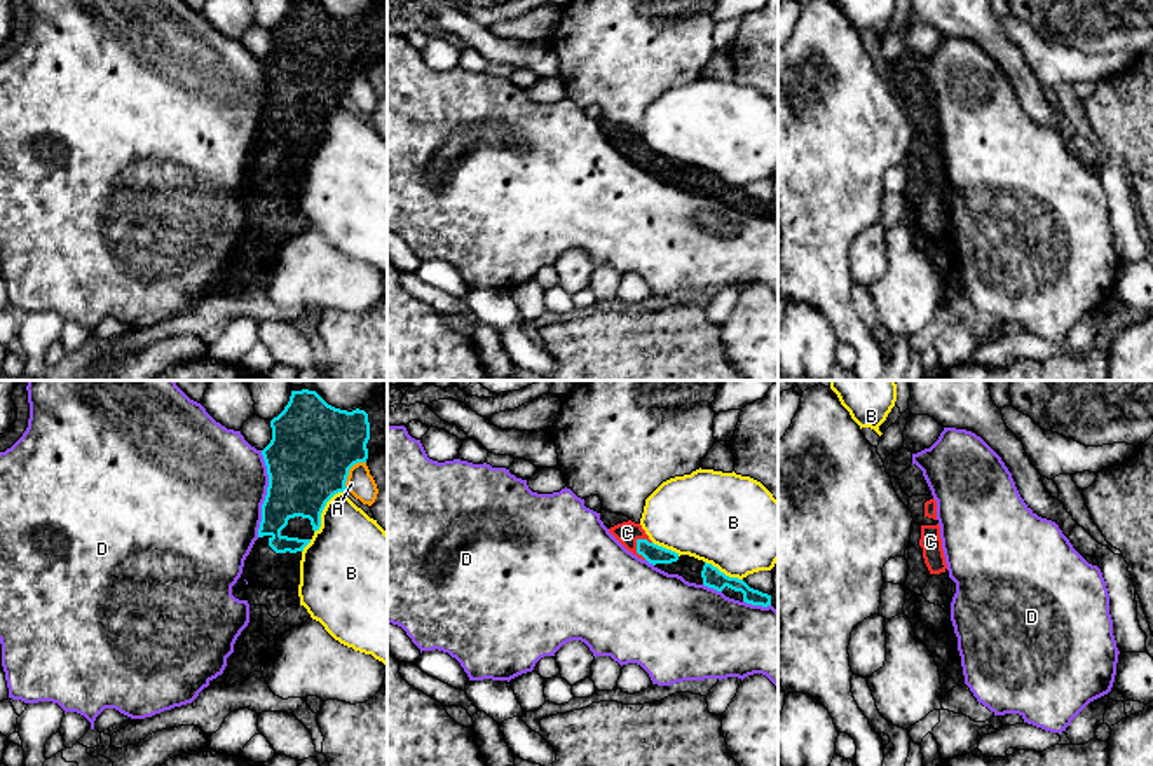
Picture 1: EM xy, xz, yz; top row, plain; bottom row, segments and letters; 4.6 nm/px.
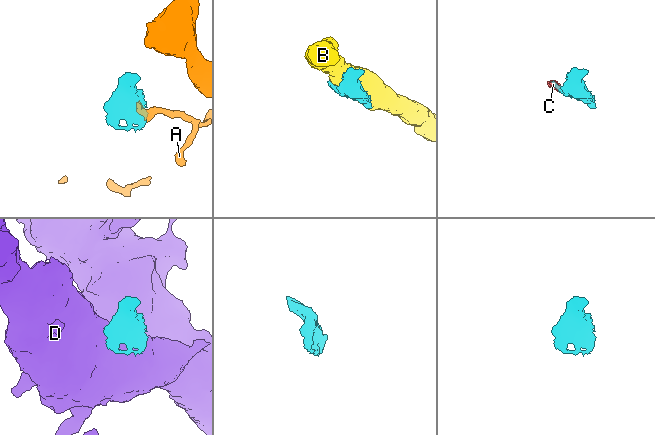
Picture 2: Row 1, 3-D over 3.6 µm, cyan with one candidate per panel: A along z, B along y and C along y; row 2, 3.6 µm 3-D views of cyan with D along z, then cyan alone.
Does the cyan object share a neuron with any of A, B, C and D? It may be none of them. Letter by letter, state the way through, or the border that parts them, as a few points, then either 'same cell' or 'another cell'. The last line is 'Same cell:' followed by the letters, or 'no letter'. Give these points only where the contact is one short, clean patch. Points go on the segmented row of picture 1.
A: border xy (365, 461), (358, 461), (349, 470), (346, 491); another cell
B: another cell
C: way xz (653, 553), (637, 550), (627, 533); same cell
D: another cell
Same cell: C

